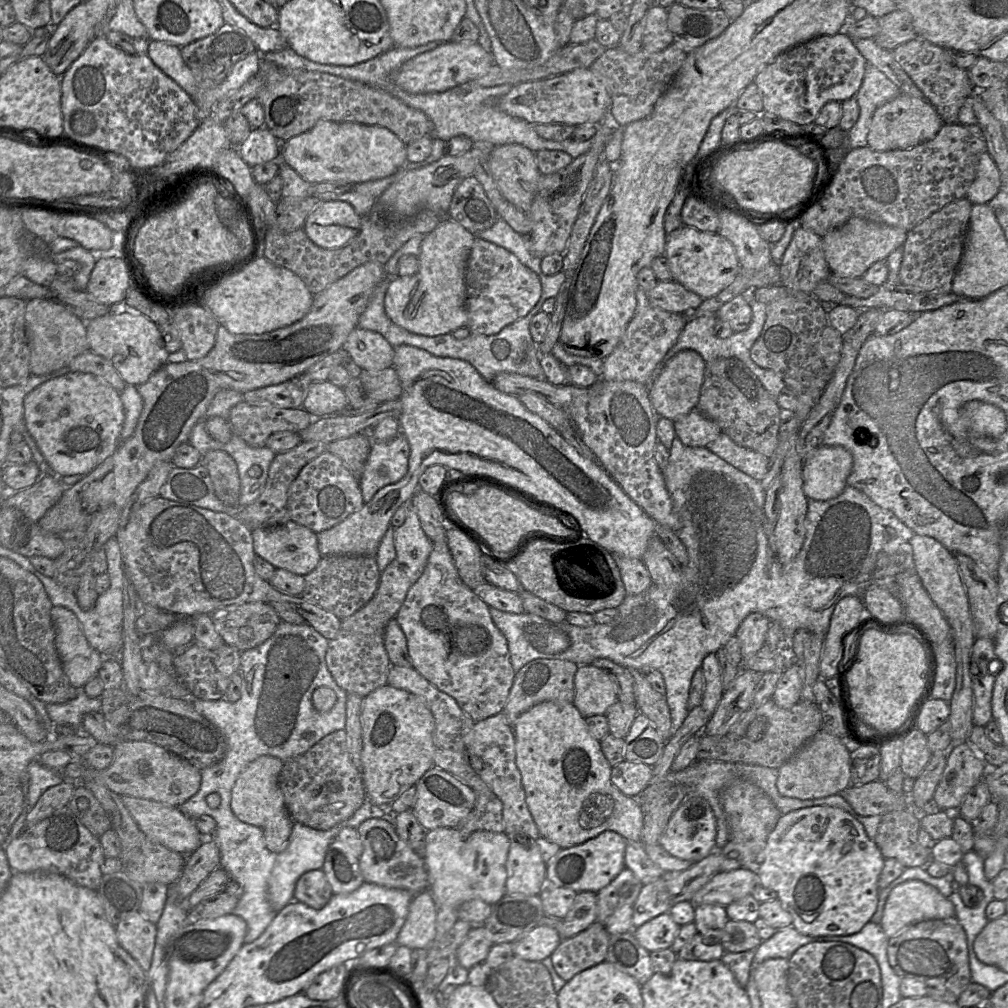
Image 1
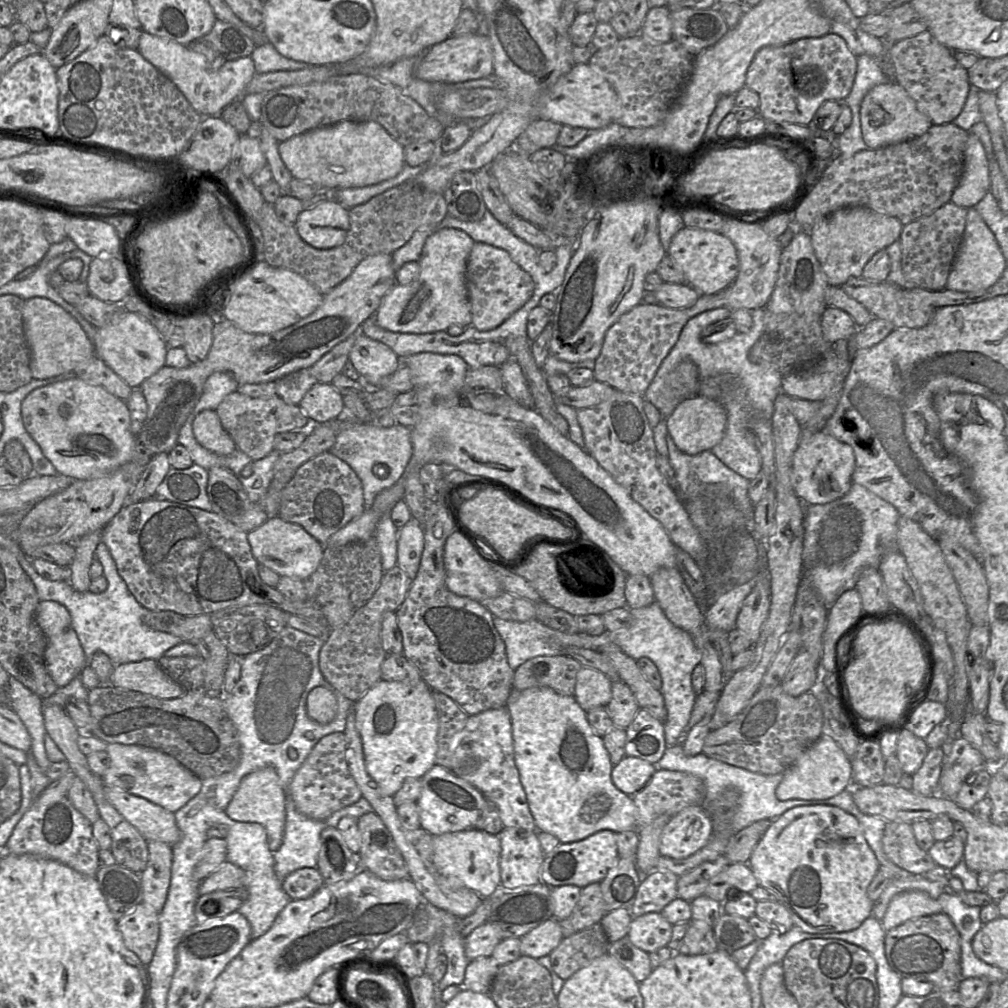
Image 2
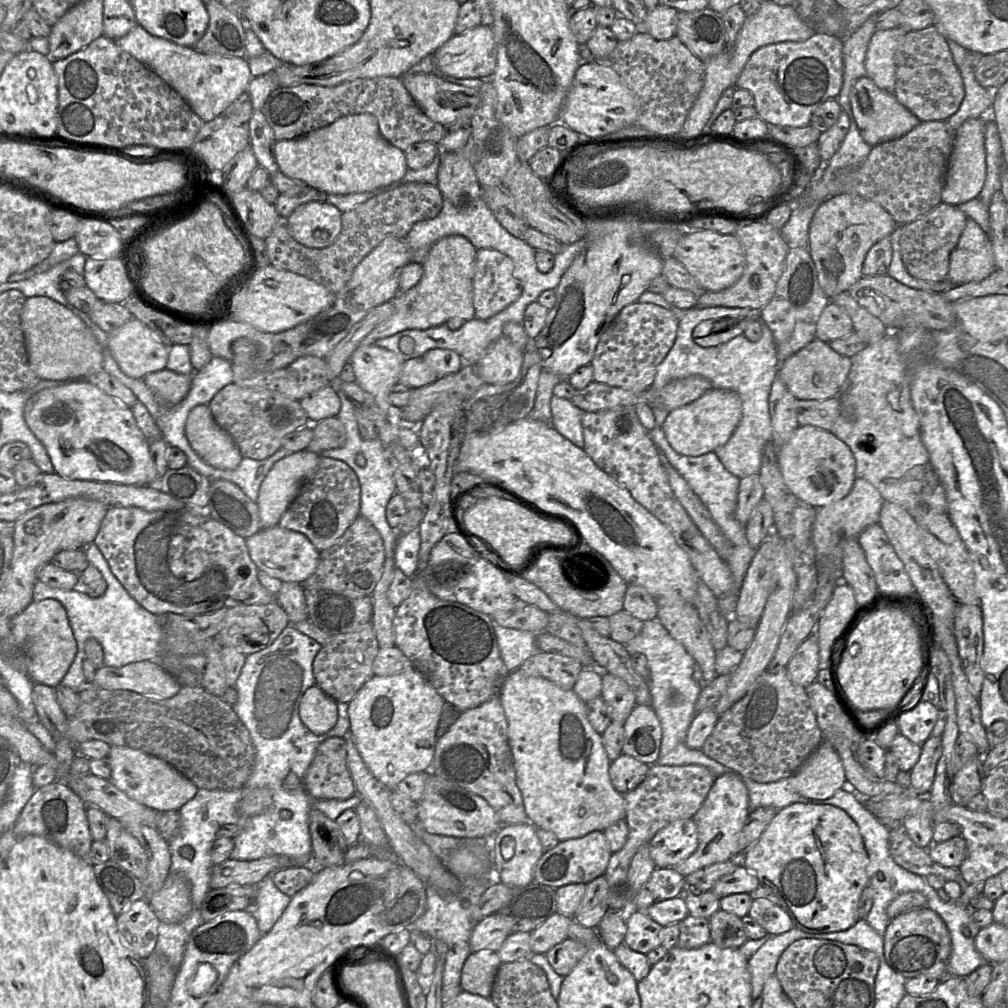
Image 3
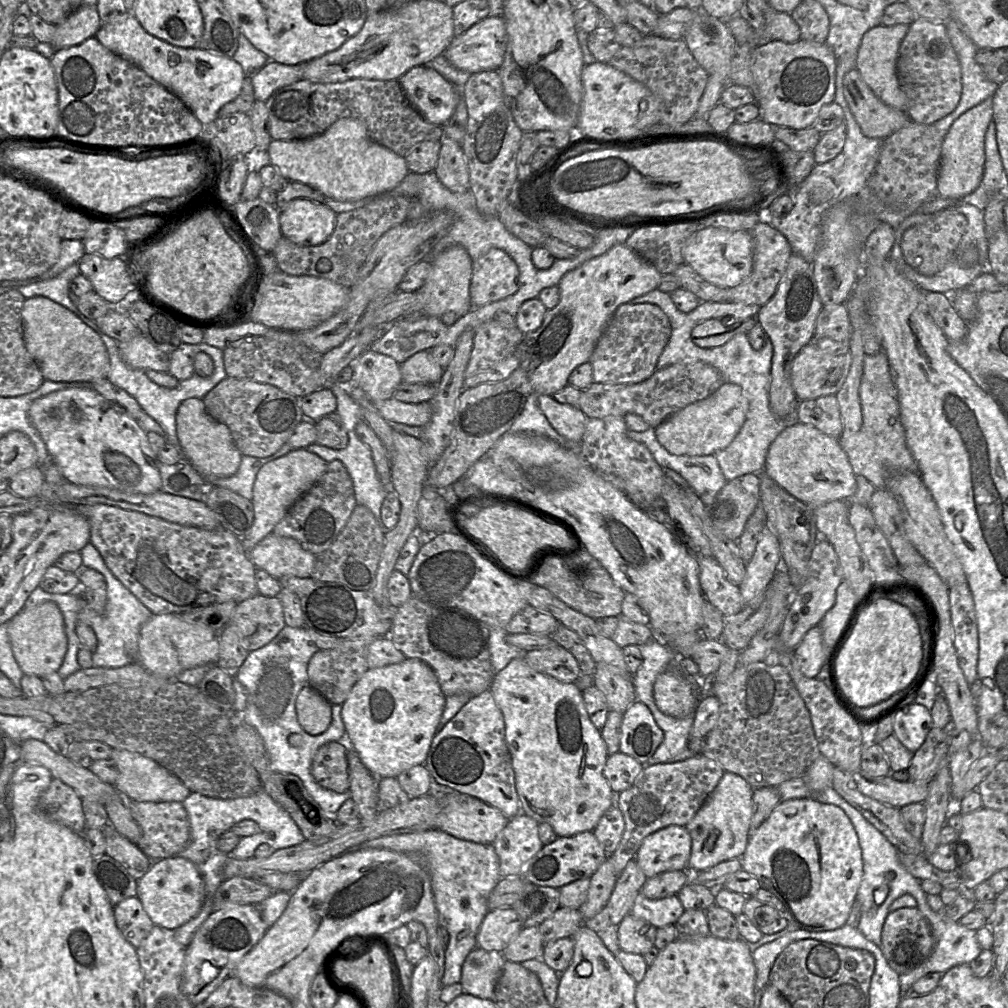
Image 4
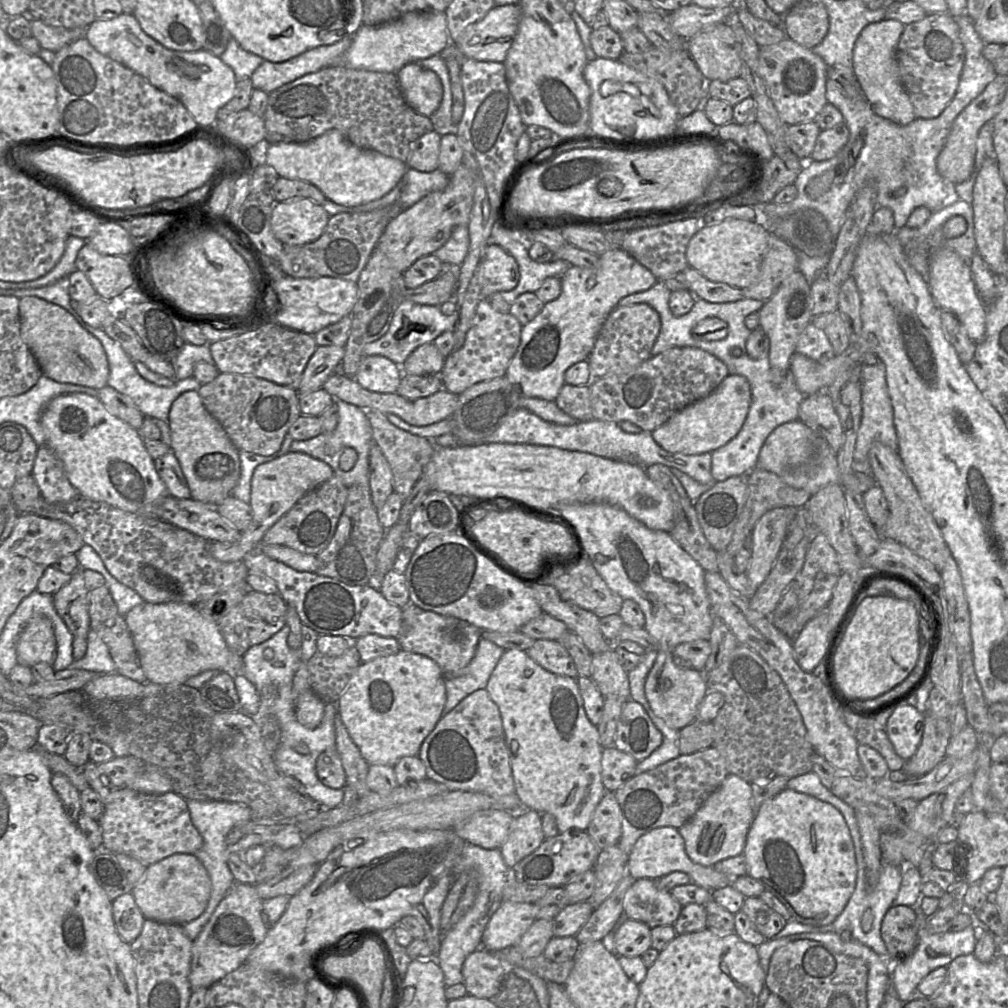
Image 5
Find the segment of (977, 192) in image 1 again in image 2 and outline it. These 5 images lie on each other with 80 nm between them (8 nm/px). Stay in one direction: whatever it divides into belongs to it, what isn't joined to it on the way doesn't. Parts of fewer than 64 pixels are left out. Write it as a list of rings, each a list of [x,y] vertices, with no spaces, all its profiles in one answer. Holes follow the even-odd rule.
[[[969,133],[964,150],[963,169],[950,202],[968,209],[975,206],[989,191],[987,155],[979,138]]]

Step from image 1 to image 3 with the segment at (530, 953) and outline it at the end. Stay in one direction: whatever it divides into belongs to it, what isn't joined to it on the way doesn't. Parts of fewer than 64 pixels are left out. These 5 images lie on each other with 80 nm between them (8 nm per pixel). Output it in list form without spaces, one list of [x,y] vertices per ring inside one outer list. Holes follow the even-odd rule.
[[[555,912],[530,934],[532,954],[545,954],[568,938],[568,927],[573,917]]]

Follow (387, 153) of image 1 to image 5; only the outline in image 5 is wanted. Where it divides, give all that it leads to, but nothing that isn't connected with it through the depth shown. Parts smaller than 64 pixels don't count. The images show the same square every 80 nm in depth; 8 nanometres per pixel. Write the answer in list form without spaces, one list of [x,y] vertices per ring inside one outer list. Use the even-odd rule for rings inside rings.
[[[330,129],[306,142],[269,144],[266,165],[270,166],[278,177],[309,182],[316,186],[326,199],[346,207],[382,198],[400,183],[408,169],[406,162],[355,146],[338,129]]]

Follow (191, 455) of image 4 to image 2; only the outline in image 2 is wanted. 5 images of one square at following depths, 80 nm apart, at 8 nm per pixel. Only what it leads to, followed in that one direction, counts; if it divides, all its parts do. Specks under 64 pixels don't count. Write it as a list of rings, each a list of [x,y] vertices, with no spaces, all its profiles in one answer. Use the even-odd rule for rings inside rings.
[[[215,410],[201,411],[193,420],[192,430],[197,442],[209,451],[229,455],[237,449]]]

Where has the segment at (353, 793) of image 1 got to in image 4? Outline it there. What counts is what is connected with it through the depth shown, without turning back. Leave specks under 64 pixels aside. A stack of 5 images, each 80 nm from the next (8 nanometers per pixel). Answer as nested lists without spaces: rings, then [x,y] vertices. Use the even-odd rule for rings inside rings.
[[[345,739],[343,742],[329,742],[317,751],[312,775],[321,787],[336,793],[349,791],[348,750],[349,744]]]

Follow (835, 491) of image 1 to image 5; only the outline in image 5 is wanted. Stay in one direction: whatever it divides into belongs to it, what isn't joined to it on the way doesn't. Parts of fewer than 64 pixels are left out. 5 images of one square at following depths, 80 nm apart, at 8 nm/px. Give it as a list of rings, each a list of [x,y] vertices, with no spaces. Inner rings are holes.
[[[800,420],[775,428],[766,438],[759,452],[757,467],[780,476],[786,483],[815,494],[830,484],[840,484],[837,454],[830,446]]]

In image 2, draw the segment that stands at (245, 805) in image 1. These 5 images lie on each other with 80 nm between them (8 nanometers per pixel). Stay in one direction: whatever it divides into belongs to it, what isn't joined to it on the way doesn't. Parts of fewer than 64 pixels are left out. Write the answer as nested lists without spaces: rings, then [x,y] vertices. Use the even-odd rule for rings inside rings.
[[[265,767],[244,776],[226,813],[234,821],[261,824],[267,833],[269,849],[276,852],[282,845],[286,824],[286,791],[276,770]]]

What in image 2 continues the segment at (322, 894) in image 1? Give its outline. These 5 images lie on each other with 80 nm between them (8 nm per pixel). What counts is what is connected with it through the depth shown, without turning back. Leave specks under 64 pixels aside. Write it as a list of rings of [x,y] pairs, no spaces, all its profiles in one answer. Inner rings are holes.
[[[317,868],[298,869],[286,876],[281,882],[282,889],[291,900],[307,899],[324,884],[324,879]]]

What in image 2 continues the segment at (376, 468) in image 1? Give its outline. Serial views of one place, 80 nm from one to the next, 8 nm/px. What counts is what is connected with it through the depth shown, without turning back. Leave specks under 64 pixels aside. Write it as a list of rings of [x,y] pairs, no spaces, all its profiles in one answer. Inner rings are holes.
[[[346,406],[336,419],[339,422],[338,435],[329,451],[346,462],[357,474],[363,488],[364,507],[367,509],[379,492],[394,485],[403,475],[413,452],[411,428],[399,424],[381,427],[376,423],[363,423]],[[375,464],[388,467],[386,478],[379,478],[373,473]]]

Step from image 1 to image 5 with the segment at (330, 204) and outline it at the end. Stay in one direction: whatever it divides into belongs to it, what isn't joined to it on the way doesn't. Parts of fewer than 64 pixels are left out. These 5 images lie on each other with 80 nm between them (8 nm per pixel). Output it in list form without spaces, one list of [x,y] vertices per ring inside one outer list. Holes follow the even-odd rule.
[[[307,198],[275,202],[271,214],[271,230],[284,245],[304,245],[318,239],[330,215],[322,205]]]

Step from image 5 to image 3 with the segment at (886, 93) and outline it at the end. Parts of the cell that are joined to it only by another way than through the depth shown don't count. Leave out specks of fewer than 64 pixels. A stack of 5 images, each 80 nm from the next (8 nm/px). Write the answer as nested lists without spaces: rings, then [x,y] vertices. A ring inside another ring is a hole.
[[[901,26],[876,30],[872,35],[865,59],[866,77],[877,87],[894,93],[895,53],[907,30]]]

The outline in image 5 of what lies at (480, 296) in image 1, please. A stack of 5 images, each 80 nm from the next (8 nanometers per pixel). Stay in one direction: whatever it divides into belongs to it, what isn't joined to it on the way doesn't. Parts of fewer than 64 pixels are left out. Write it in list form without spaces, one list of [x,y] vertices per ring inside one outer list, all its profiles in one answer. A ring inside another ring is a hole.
[[[489,243],[478,265],[478,280],[482,298],[496,292],[513,290],[519,282],[516,260],[501,246]]]

